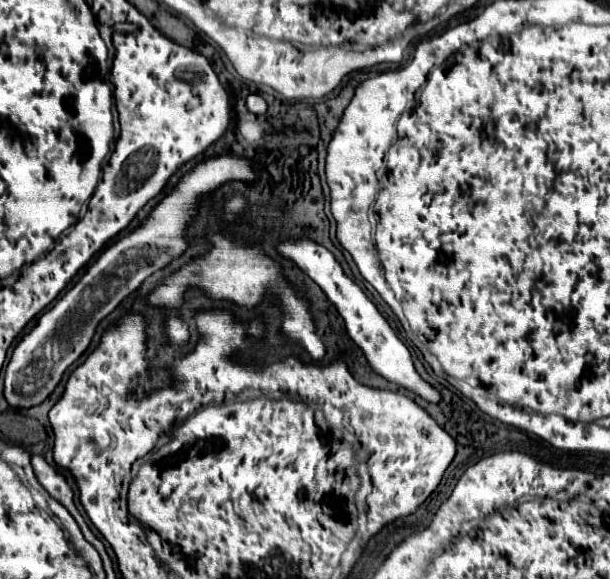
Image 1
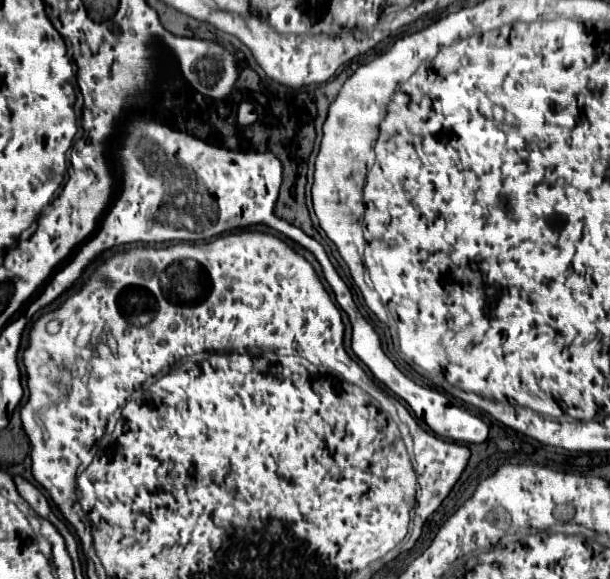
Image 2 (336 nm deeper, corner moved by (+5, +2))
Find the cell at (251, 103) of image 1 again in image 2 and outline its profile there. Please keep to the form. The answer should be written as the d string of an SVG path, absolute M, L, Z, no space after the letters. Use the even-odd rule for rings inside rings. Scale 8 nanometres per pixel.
M243 101L239 104L236 117L236 125L238 127L248 127L248 125L252 125L257 119L258 116L254 113L252 102Z

